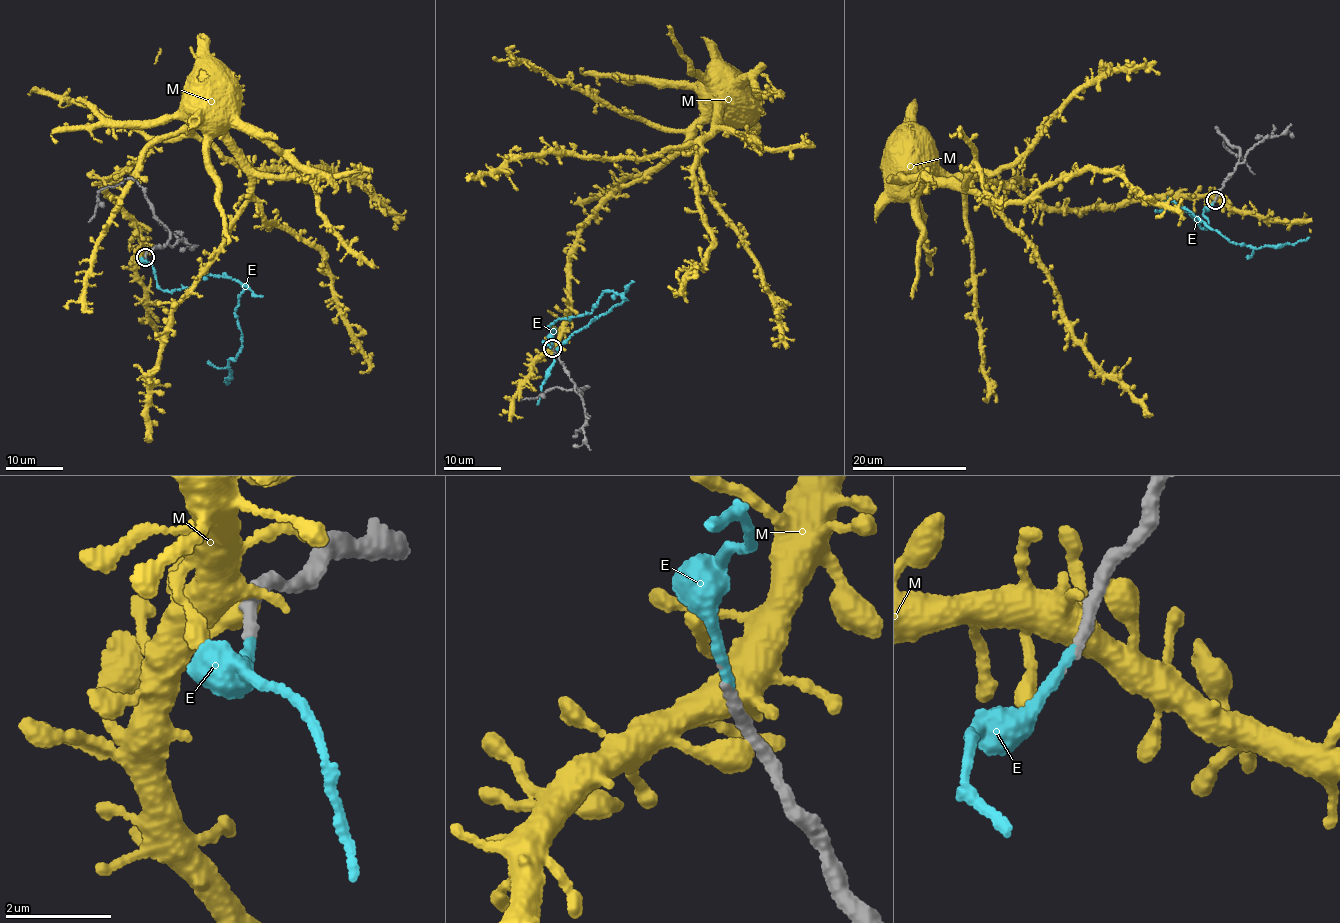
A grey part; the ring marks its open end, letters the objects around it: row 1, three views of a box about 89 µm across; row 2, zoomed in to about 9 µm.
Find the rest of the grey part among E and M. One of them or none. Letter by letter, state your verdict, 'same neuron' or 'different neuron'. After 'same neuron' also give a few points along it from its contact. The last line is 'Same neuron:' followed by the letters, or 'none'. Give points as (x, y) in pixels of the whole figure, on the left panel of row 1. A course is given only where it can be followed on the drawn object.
E: different neuron
M: different neuron
Same neuron: none

